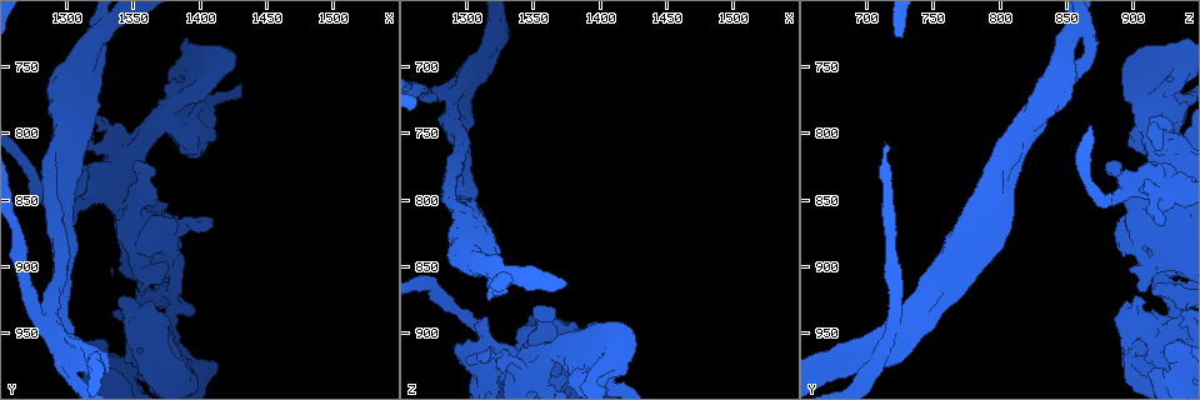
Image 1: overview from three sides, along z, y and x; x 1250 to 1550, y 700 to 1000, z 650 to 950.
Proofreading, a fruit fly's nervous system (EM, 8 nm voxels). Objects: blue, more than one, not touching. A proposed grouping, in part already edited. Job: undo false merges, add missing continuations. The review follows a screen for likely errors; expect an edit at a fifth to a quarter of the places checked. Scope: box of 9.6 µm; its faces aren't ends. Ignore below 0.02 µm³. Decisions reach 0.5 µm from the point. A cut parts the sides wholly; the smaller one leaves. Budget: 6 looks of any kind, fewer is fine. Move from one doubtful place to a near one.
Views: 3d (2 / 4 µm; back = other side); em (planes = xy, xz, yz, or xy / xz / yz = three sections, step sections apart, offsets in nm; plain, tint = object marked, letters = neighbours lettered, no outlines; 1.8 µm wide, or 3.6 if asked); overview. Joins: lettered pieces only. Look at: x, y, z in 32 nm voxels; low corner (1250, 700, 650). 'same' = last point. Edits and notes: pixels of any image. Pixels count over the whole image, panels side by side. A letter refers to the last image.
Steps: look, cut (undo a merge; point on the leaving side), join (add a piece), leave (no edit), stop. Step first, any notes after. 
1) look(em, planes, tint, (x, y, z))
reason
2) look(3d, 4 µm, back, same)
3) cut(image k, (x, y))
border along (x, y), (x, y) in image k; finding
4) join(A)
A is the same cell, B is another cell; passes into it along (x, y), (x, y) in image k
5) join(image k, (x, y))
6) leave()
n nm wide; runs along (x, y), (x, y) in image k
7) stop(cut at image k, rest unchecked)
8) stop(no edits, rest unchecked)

look(3d, 2 µm, (1298, 806, 810))
side arm on a straight run

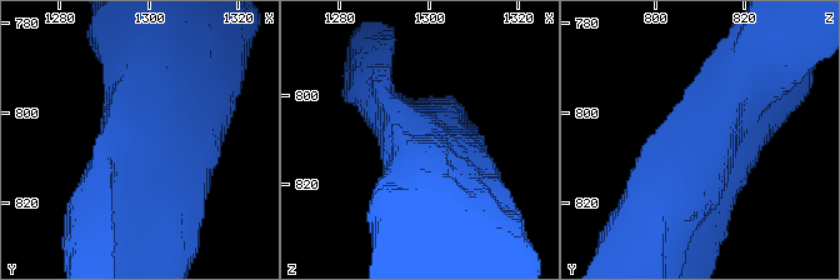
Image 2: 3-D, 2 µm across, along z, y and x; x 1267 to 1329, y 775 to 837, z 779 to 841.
look(em, planes, letters, (1298, 807, 812))

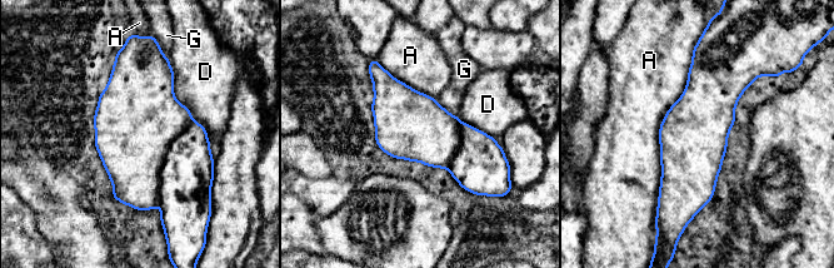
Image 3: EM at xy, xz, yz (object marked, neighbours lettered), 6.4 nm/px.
cut(image 3, (186, 175))
440 nm wide; A, D and G are other cells; border along (191, 119), (165, 155), (156, 204) in image 3; a second neuron is stuck on

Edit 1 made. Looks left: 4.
look(overview)

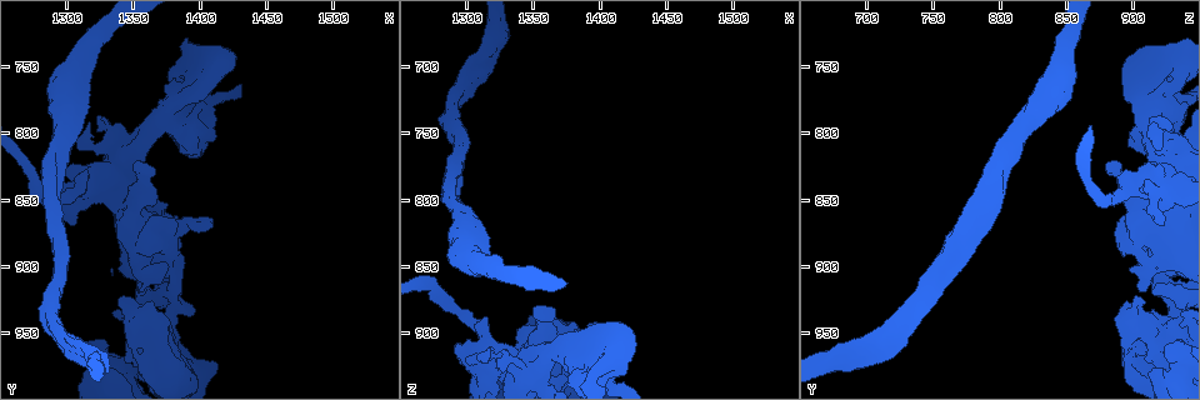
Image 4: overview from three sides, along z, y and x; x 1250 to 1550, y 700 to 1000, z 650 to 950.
look(em, planes, letters, (1380, 926, 932))
four arms meet

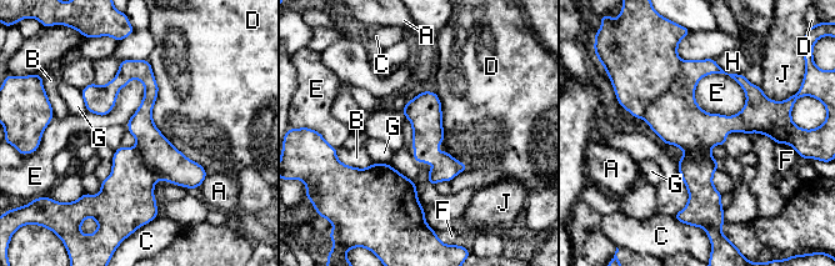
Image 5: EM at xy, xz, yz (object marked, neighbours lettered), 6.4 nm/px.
leave()
A, B, C, D, E, F, G, H and J are other cells; runs along (144, 63), (145, 162), (133, 210) in image 5; one neuron here

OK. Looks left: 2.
look(em, 3.6 µm, planes, tint, (1314, 840, 904))
sharp bend

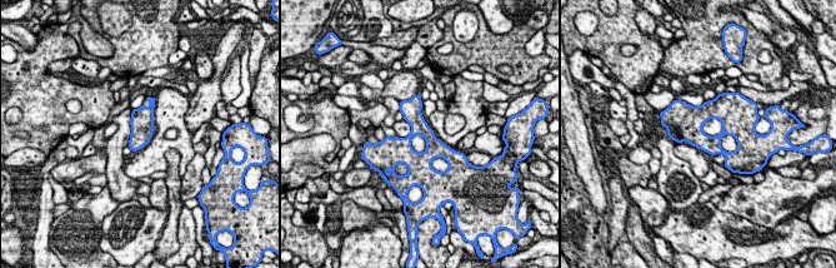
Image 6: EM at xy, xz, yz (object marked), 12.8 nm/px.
look(em, 3.6 µm, planes, letters, same)

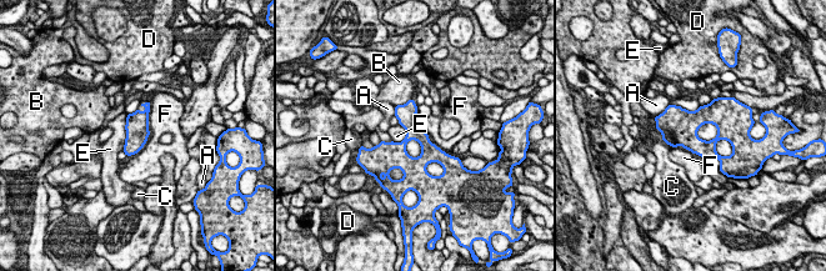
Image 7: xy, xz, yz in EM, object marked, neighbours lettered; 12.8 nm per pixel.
leave()
A, B, C, D, E and F are other cells; border along (129, 114), (121, 150) in image 7; continuous, no second neuron

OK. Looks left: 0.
stop(cut at image 3, rest unchecked)

